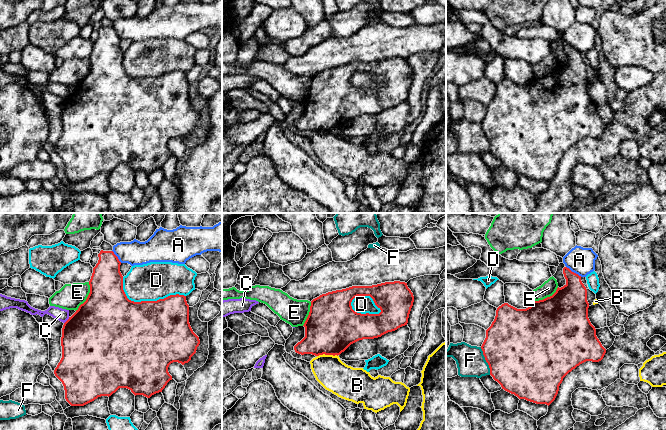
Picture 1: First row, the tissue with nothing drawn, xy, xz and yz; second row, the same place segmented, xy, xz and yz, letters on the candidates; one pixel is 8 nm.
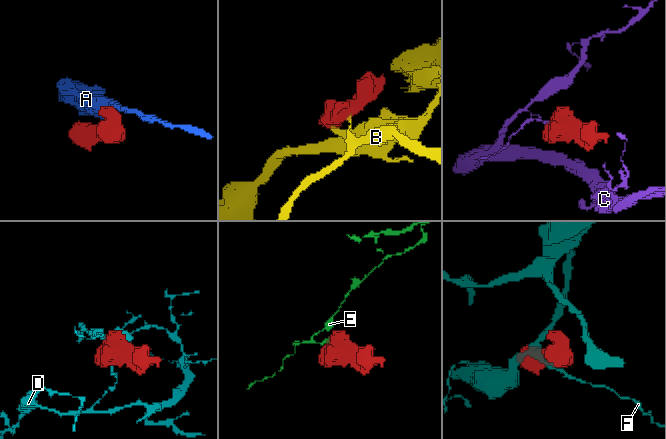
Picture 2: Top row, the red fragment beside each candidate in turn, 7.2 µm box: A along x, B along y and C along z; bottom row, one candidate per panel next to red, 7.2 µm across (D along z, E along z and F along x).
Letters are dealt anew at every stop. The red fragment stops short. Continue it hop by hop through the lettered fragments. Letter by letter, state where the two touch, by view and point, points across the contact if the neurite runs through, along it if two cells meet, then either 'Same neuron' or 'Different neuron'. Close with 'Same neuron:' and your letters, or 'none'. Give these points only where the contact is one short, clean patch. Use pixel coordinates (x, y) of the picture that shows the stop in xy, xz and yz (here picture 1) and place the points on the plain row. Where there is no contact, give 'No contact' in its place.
A: Touches red at yz (573, 48). Boundary: yz (566, 42), (581, 52). Different neuron
B: Touches red at xz (327, 130). Boundary: xz (337, 131), (319, 130), (317, 132). Different neuron
C: Touches red at xy (67, 96). Boundary: xy (69, 93), (64, 99). Different neuron
D: Touches red at xy (146, 77). Different neuron
E: Touches red at xy (88, 72). Boundary: xy (89, 58), (89, 70), (75, 86). Different neuron
F: Touches red at yz (486, 137). Different neuron
Same neuron: none

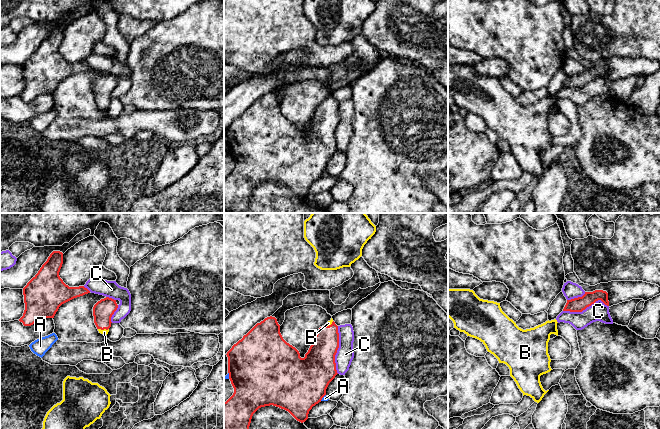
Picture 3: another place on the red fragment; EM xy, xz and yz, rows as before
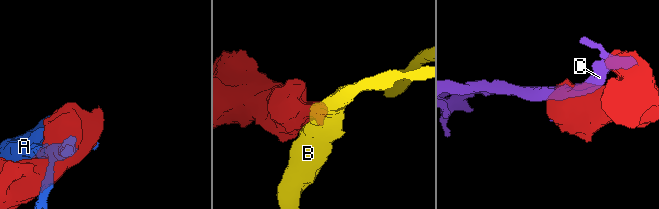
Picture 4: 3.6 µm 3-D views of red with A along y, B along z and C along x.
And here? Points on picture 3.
A: Touches red at xz (229, 151). Different neuron
B: Touches red at xy (103, 105). Path across: xy (103, 86), (103, 105), (104, 108). Same neuron
C: Touches red at xz (337, 125). Different neuron
Same neuron: B

